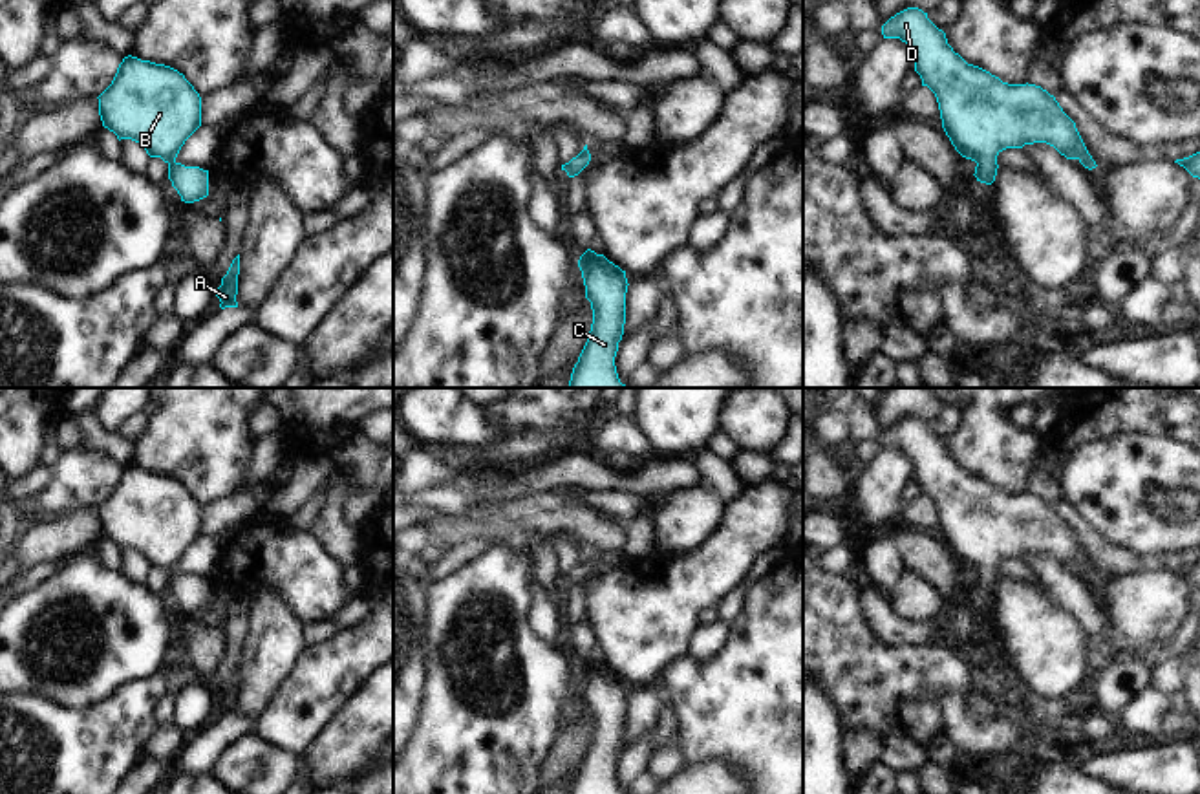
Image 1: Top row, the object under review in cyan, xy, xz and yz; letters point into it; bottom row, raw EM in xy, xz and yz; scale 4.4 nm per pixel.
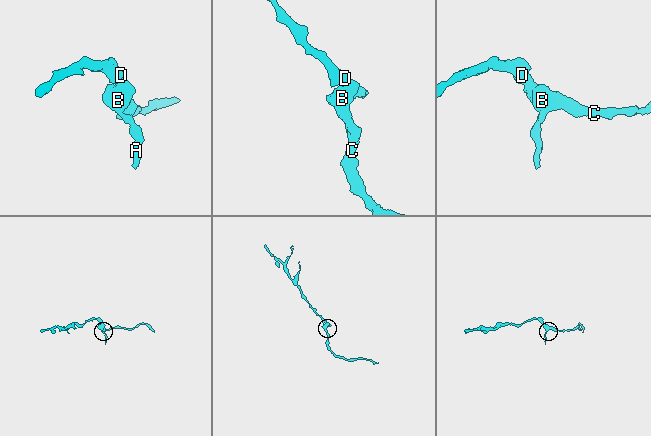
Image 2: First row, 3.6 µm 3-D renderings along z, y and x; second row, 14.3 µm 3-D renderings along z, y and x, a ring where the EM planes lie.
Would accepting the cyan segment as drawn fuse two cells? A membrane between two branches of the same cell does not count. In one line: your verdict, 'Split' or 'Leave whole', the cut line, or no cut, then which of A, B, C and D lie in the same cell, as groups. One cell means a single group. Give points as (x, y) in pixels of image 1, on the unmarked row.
Leave whole. No split. Groups: A B C D

